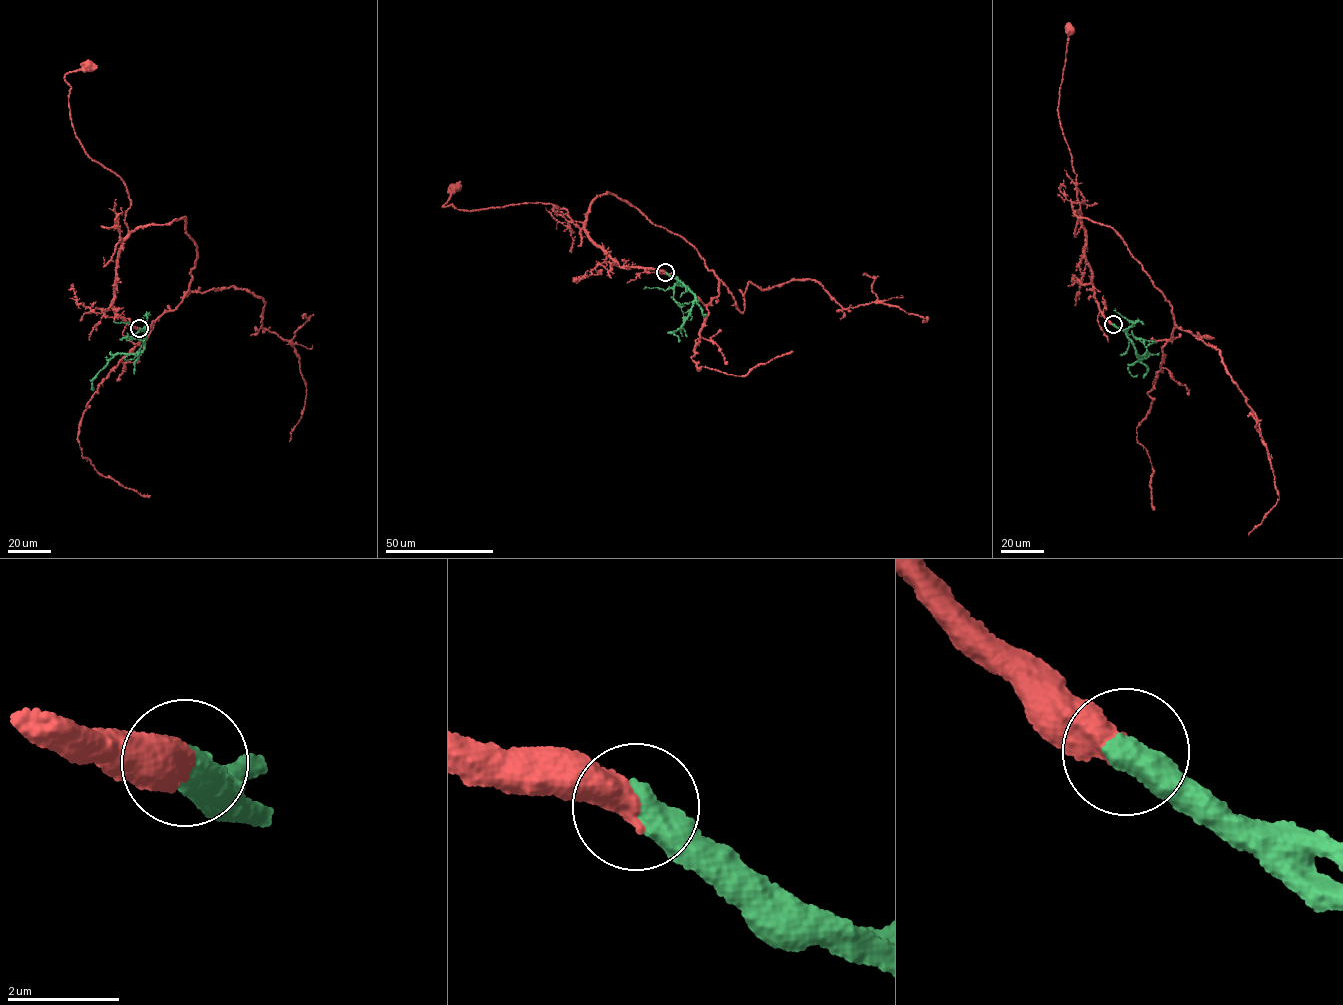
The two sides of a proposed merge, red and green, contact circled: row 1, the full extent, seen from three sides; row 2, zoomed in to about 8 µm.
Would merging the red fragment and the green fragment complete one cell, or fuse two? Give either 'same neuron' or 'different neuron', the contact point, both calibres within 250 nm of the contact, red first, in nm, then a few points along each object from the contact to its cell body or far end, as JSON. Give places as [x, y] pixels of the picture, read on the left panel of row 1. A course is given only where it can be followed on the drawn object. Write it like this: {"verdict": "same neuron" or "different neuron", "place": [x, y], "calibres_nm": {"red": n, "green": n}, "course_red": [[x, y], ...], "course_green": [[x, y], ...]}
{"verdict": "same neuron", "place": [139, 328], "calibres_nm": {"red": 550, "green": 550}, "course_red": [[139, 328], [112, 308], [131, 200], [124, 182], [84, 151], [72, 123], [71, 86], [64, 77], [88, 66]], "course_green": [[139, 328], [145, 338], [143, 350], [114, 355], [94, 376], [92, 387]]}

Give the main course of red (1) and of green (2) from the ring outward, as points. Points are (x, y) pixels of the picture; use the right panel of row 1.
1: (1112, 324), (1094, 295), (1092, 272), (1085, 254), (1076, 174), (1058, 115), (1069, 29)
2: (1113, 324), (1126, 333), (1137, 356), (1146, 354), (1129, 366), (1129, 373), (1134, 376), (1137, 374)

